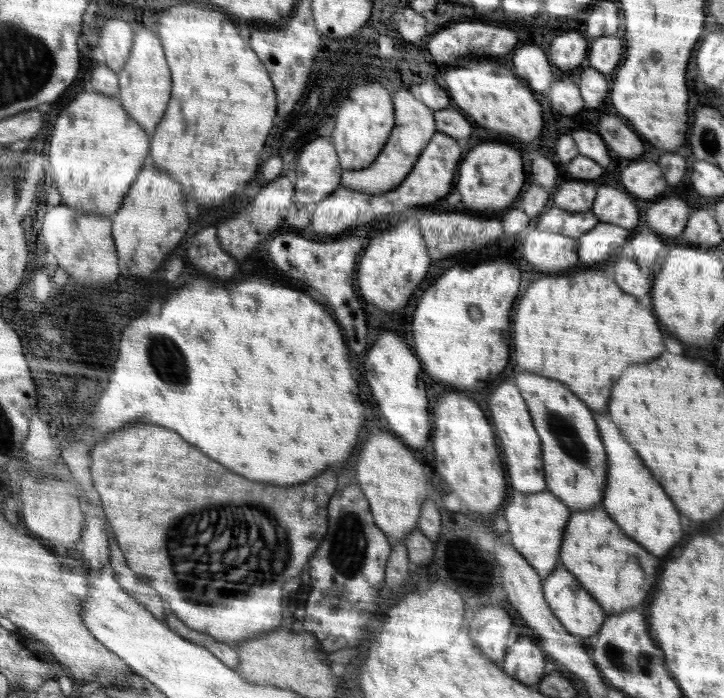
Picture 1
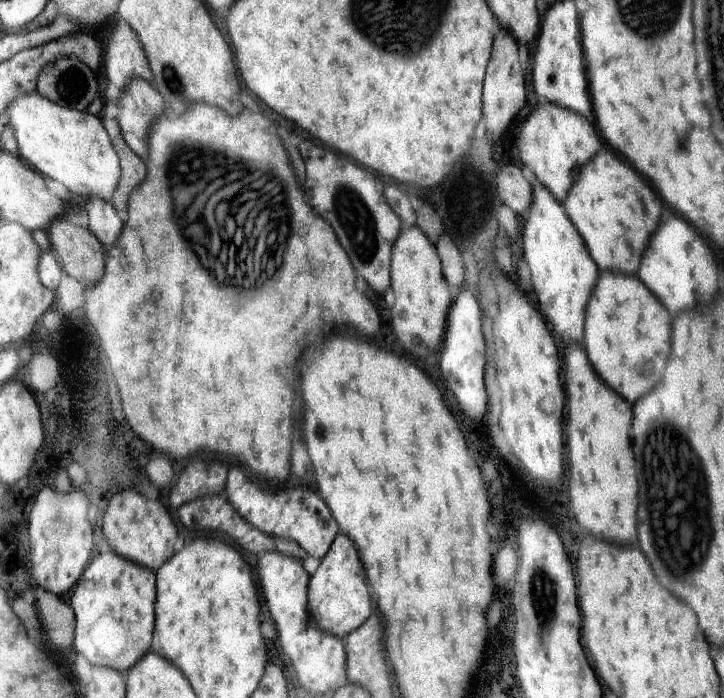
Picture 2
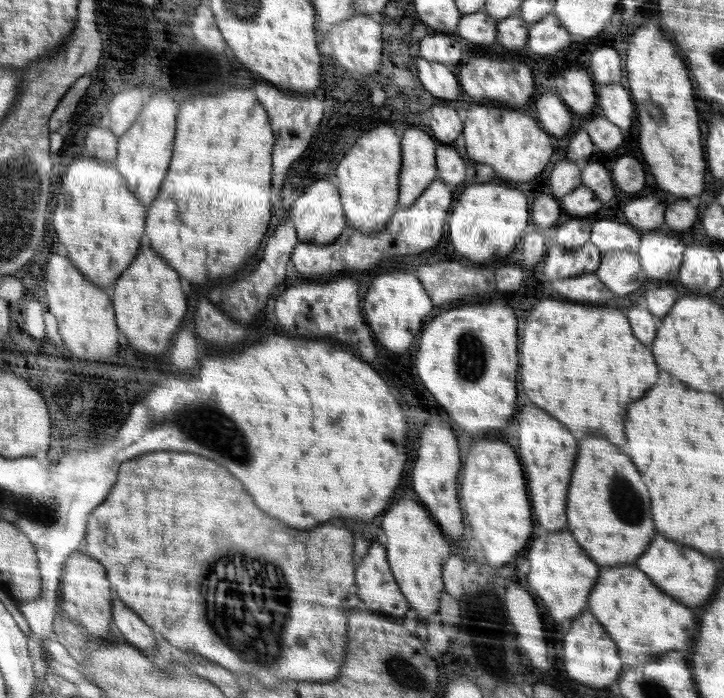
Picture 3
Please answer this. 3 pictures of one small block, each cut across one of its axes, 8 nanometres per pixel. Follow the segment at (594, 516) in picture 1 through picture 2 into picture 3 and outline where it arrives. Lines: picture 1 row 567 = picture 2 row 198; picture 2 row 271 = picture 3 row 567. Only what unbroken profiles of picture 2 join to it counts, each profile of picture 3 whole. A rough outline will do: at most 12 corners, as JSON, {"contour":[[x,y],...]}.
{"contour":[[636,564],[599,567],[588,610],[647,664],[686,650],[694,612]]}

